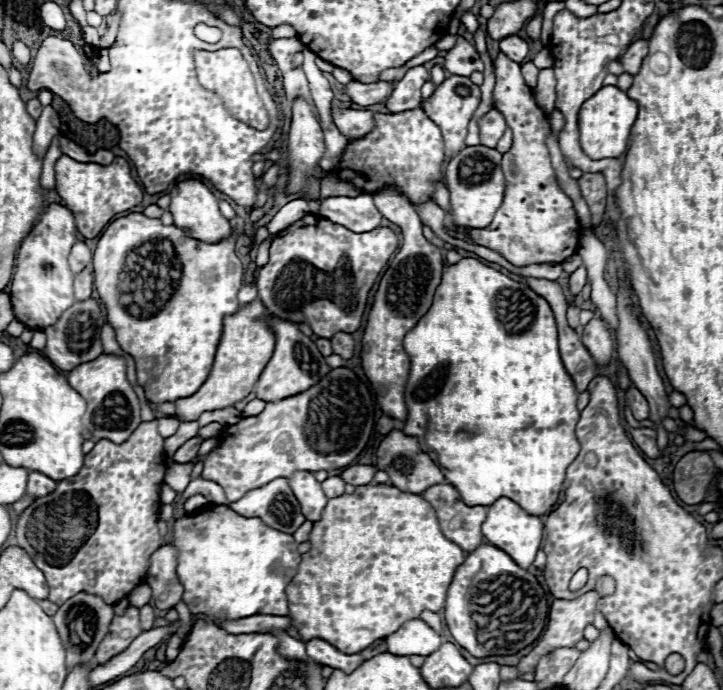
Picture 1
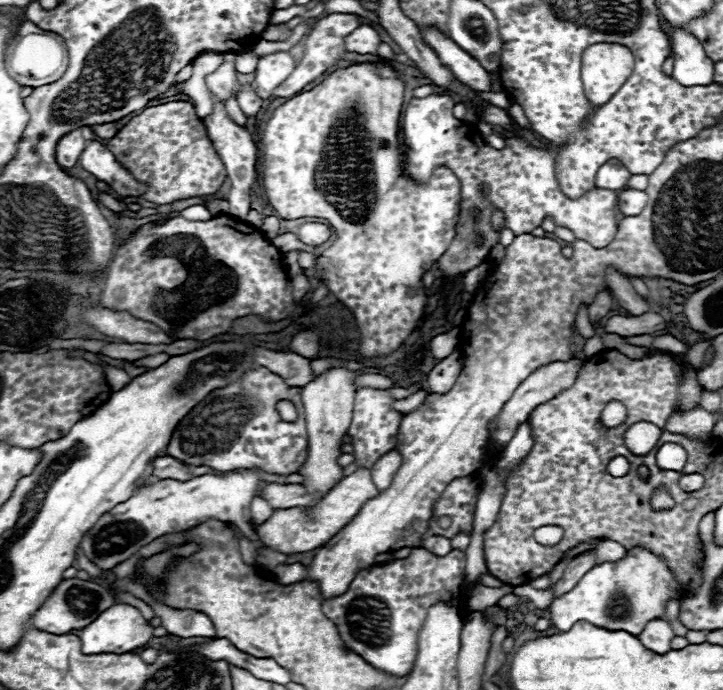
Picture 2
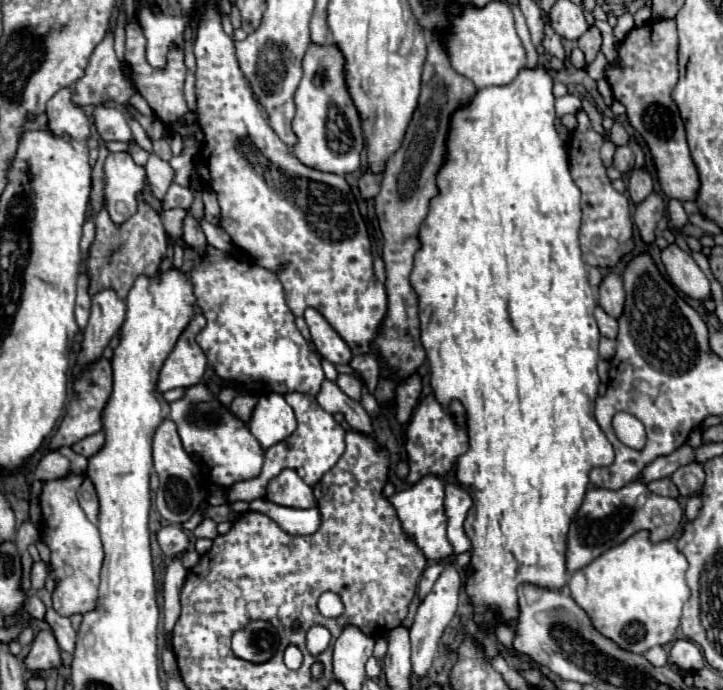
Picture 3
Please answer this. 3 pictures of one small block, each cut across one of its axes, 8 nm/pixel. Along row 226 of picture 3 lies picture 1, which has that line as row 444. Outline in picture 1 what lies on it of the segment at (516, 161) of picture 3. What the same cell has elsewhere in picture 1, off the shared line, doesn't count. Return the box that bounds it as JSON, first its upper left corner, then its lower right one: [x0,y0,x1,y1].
[404,258,580,516]

